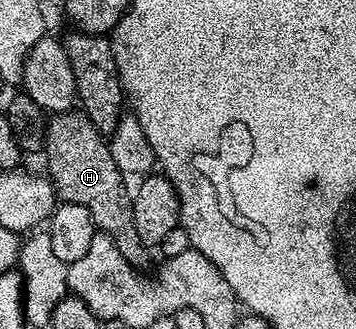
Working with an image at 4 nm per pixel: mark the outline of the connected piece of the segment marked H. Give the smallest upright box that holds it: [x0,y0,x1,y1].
[45,110,151,272]

